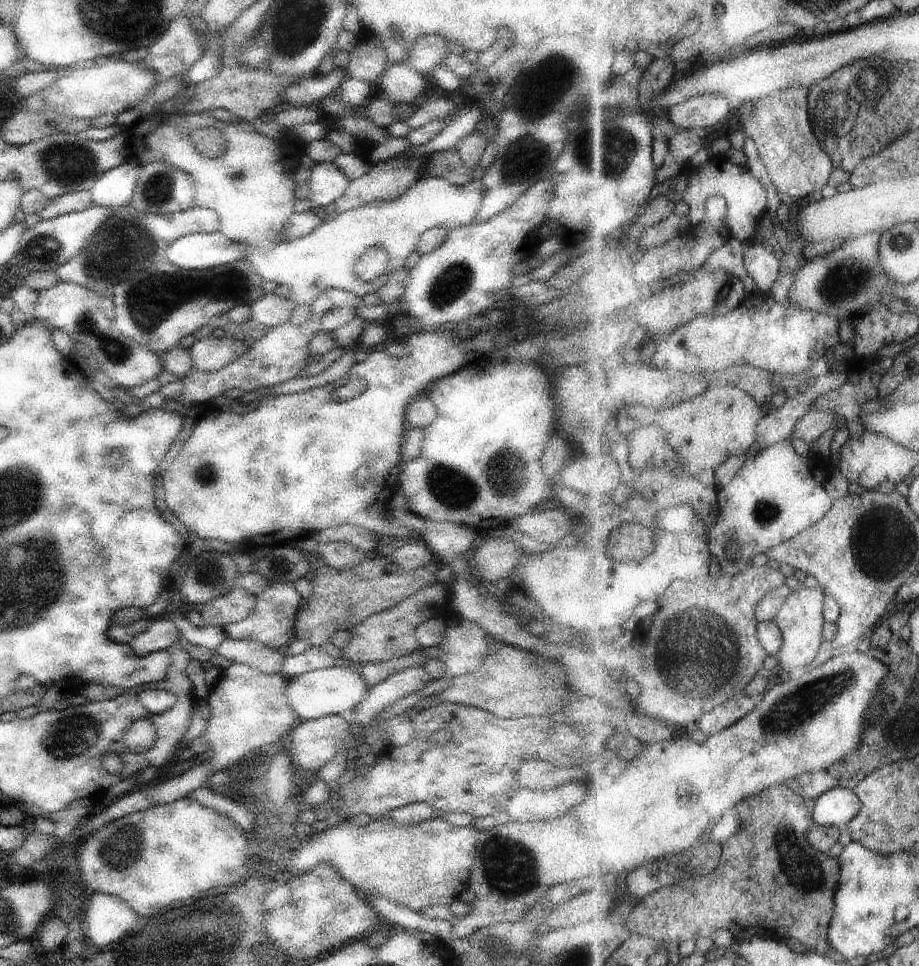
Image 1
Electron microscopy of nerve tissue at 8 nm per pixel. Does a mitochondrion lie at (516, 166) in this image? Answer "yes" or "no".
yes

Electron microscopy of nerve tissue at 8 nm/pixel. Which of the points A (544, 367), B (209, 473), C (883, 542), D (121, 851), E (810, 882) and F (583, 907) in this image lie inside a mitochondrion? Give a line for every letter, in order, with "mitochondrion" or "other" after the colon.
A: other
B: mitochondrion
C: mitochondrion
D: mitochondrion
E: mitochondrion
F: other

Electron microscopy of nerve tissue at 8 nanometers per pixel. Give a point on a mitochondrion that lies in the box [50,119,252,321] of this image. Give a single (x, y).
(118, 248)

